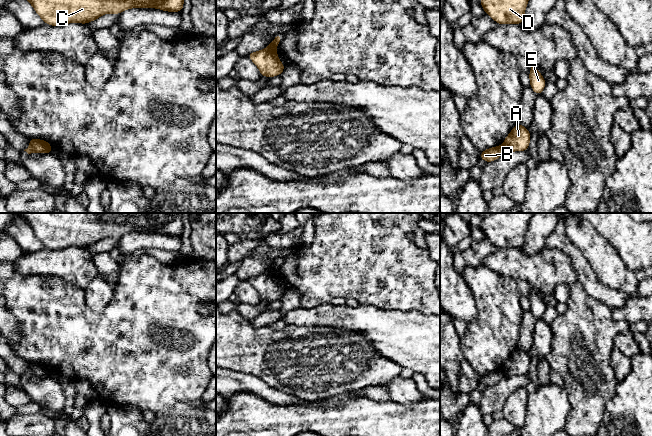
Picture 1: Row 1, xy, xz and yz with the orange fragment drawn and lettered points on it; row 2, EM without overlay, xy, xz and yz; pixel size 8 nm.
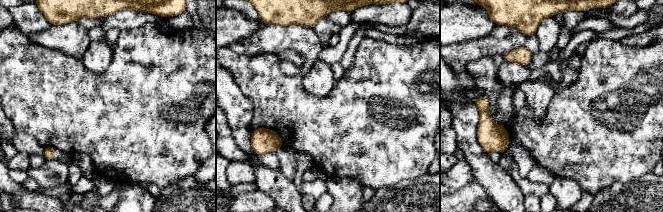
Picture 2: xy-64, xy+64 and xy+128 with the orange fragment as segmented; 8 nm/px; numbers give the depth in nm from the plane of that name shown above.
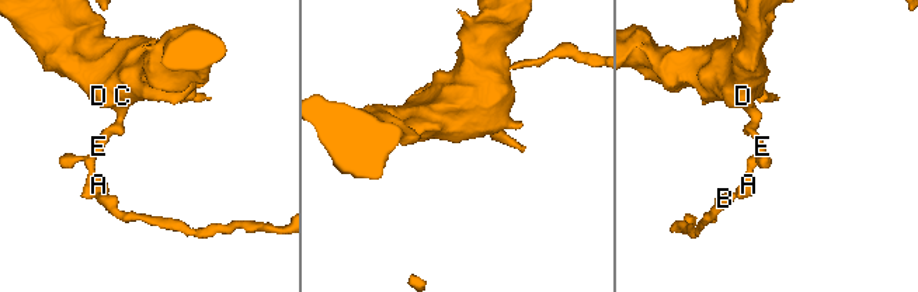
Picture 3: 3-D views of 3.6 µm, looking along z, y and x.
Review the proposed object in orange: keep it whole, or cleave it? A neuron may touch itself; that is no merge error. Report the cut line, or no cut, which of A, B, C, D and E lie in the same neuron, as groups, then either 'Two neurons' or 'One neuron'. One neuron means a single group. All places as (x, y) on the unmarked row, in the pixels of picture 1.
Split along xz (267, 272), (275, 276). Groups: A C D E / B. Two neurons

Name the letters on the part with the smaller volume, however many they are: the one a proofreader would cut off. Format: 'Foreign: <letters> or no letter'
Foreign: B

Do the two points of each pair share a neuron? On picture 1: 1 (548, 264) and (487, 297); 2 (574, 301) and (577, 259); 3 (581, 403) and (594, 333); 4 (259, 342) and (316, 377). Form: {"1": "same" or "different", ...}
{"1": "different", "2": "different", "3": "same", "4": "same"}

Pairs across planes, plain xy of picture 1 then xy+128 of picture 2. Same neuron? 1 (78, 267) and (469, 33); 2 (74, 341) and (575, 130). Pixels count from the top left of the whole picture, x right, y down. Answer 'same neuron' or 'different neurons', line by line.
1: different neurons
2: same neuron

